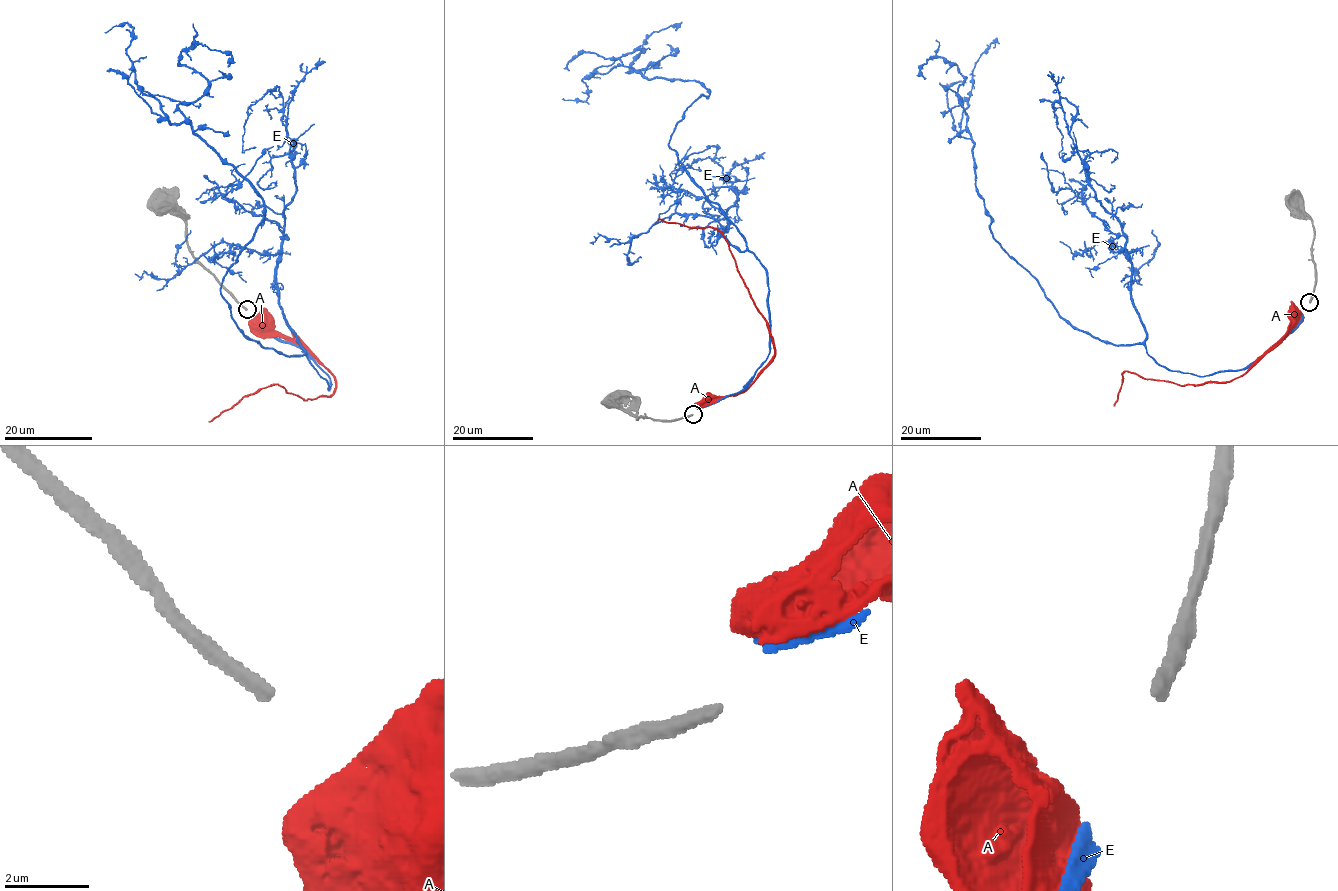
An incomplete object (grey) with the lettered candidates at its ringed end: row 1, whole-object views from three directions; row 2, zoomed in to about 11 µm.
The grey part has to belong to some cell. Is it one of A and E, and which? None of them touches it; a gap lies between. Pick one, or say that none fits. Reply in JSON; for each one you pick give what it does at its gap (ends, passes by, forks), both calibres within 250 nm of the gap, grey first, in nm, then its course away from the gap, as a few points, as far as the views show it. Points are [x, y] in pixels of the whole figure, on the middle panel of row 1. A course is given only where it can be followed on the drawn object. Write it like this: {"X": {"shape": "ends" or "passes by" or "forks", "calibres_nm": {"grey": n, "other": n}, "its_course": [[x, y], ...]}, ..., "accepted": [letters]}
{"accepted": []}

